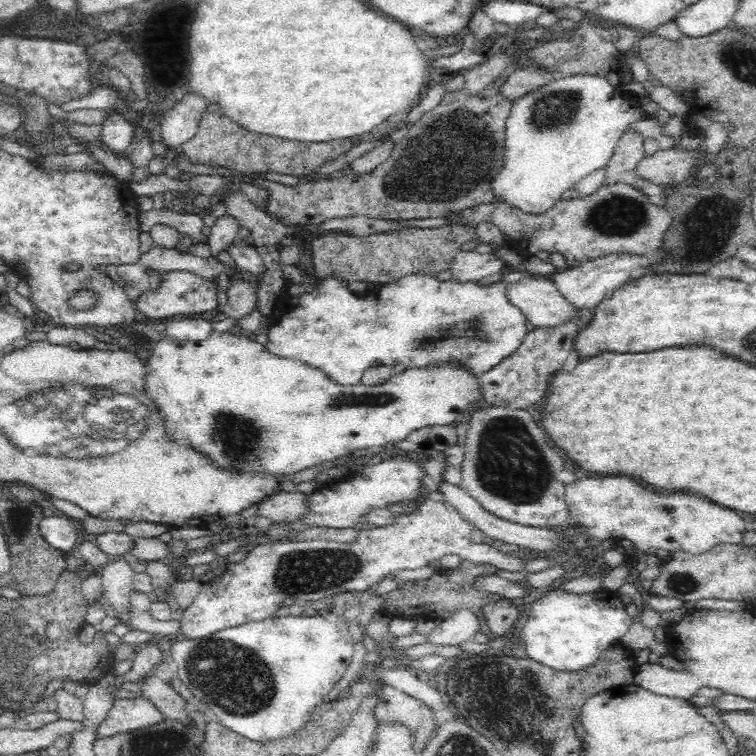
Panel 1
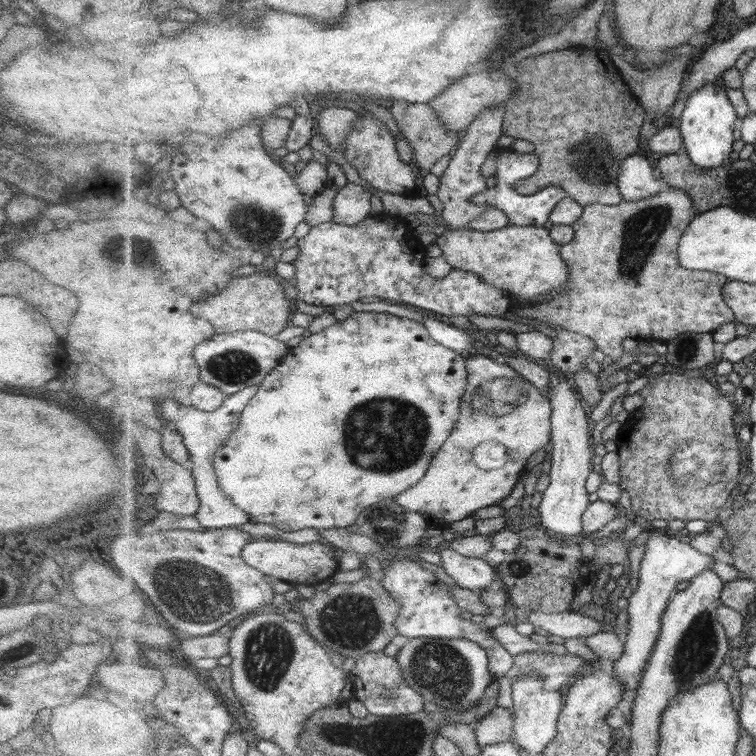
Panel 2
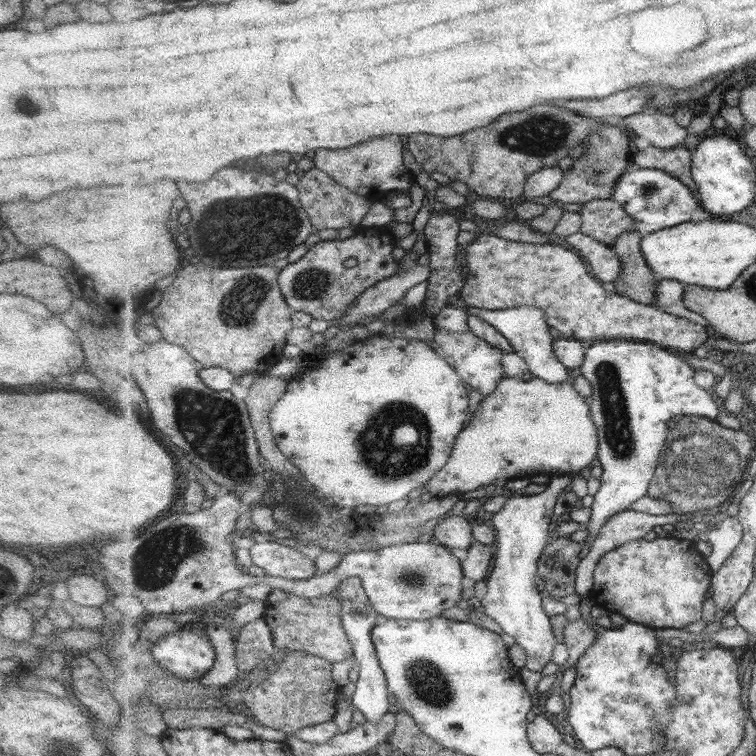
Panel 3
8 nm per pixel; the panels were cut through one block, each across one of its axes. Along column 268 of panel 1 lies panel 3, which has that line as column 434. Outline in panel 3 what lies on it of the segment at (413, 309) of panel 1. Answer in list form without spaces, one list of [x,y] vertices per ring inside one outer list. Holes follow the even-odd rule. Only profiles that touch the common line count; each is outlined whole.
[[[437,328],[434,330],[434,340],[428,343],[429,347],[443,357],[451,367],[455,368],[459,377],[469,385],[470,389],[475,389],[483,397],[491,396],[499,383],[506,378],[505,368],[503,368],[503,357],[505,353],[499,348],[487,344],[485,340],[478,338],[472,331],[467,332],[451,332]]]

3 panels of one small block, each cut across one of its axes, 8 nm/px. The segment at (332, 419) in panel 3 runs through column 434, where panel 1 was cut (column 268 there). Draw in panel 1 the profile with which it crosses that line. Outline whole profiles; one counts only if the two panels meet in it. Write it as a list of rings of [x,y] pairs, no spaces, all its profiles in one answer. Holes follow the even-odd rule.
[[[212,329],[204,340],[177,340],[170,335],[160,338],[150,350],[148,350],[148,358],[141,361],[144,367],[144,393],[145,397],[152,401],[152,405],[156,407],[156,411],[161,418],[161,429],[163,429],[163,438],[173,442],[175,446],[184,446],[190,448],[198,454],[204,454],[204,458],[230,474],[251,474],[252,477],[280,477],[294,476],[298,472],[304,472],[308,468],[314,468],[322,462],[330,462],[336,458],[342,458],[346,454],[354,454],[356,450],[365,450],[368,452],[376,452],[380,447],[389,444],[396,444],[404,440],[413,430],[424,428],[426,426],[448,426],[454,425],[457,417],[462,415],[466,409],[476,401],[480,396],[478,392],[478,380],[480,376],[472,377],[468,375],[464,369],[456,369],[456,367],[445,364],[440,369],[431,369],[430,371],[420,369],[406,369],[398,375],[393,375],[387,381],[379,385],[365,386],[364,384],[356,384],[356,386],[345,386],[336,380],[333,380],[322,370],[309,366],[308,363],[296,358],[281,358],[276,354],[269,352],[260,342],[256,342],[250,333],[232,334],[229,330],[220,332],[220,330]]]

